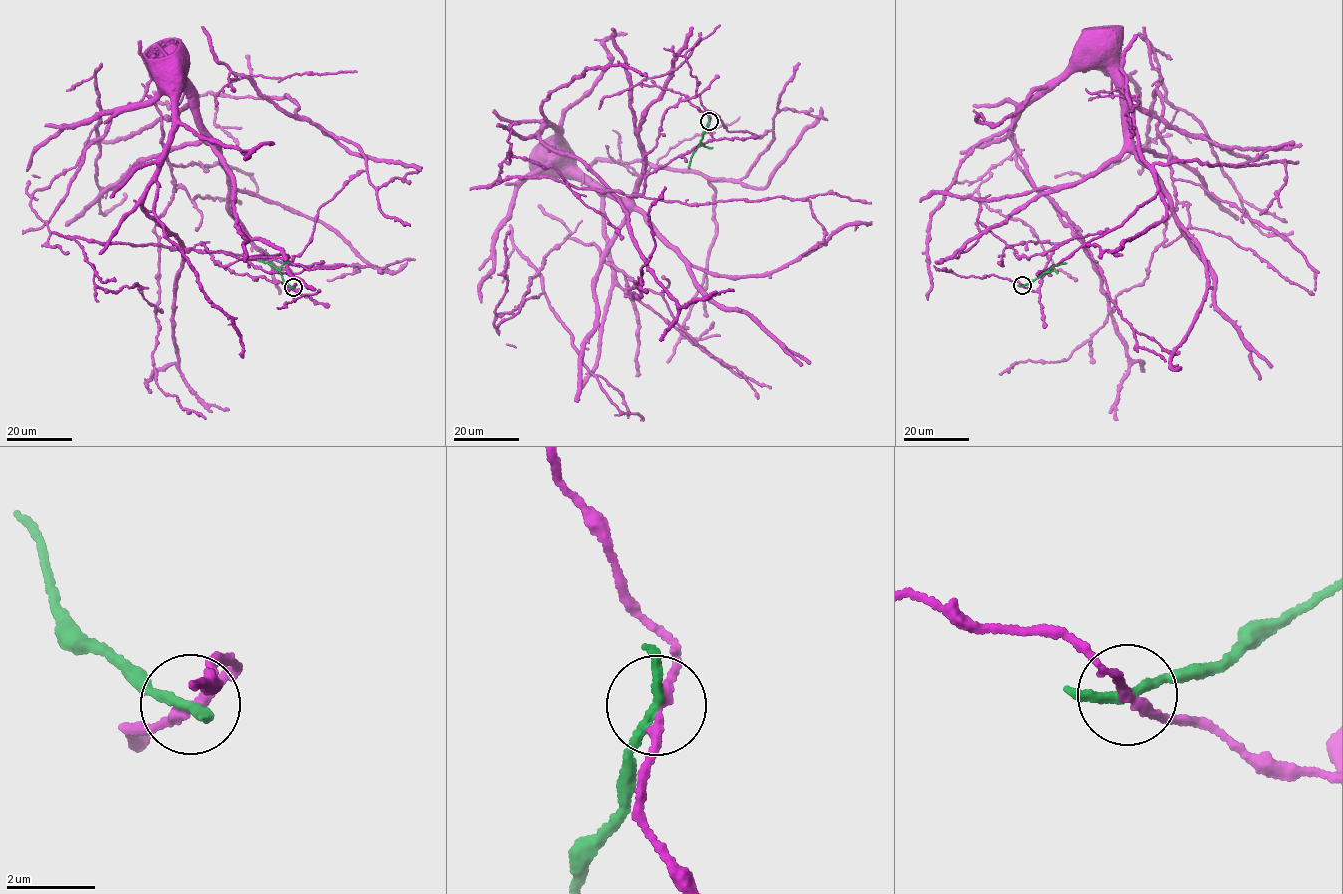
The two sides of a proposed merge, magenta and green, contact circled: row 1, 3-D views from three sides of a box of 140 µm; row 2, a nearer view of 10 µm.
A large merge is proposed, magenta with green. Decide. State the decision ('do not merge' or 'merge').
do not merge

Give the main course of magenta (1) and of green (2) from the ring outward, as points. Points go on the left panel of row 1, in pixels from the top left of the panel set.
1: (293, 287), (147, 214), (173, 85), (283, 257), (250, 257), (291, 261), (362, 151), (229, 75), (356, 72)
2: (293, 287), (282, 279), (274, 266), (259, 261)

